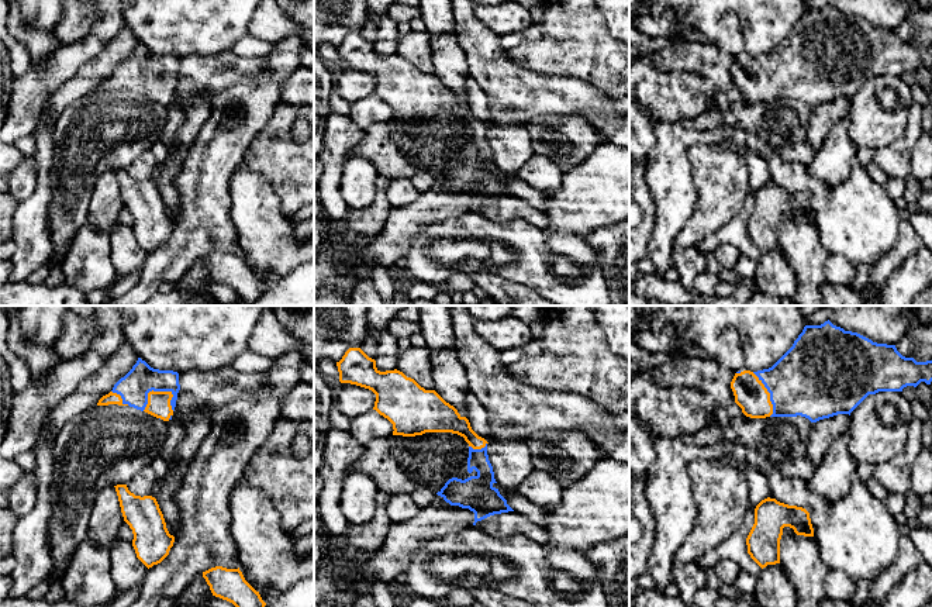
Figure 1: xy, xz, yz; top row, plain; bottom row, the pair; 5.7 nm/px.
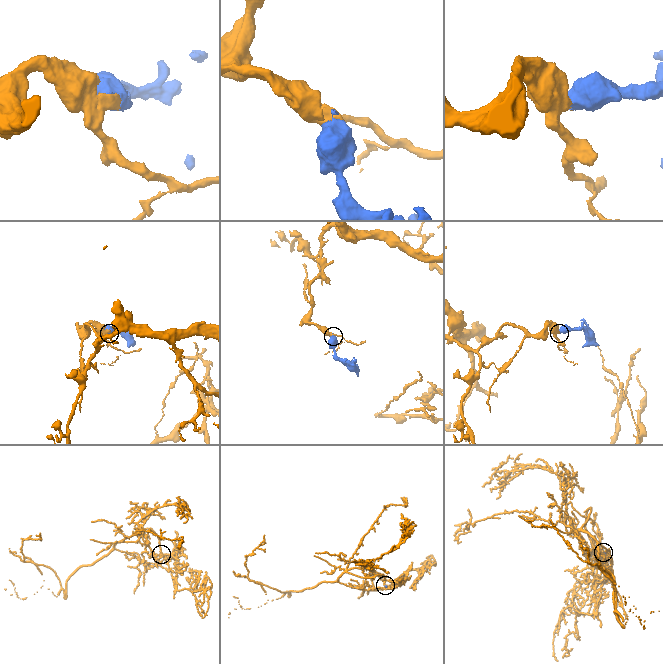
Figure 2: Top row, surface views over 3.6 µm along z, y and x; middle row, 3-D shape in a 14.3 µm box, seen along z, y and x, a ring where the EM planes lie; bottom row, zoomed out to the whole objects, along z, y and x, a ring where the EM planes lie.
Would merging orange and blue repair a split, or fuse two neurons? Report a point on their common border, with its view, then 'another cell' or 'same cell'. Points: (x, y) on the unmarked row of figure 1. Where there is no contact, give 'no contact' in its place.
meets orange in xy at (152, 75); same cell

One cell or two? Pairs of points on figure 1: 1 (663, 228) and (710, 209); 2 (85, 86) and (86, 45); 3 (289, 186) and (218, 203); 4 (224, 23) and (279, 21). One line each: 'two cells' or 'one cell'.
1: two cells
2: two cells
3: two cells
4: two cells

